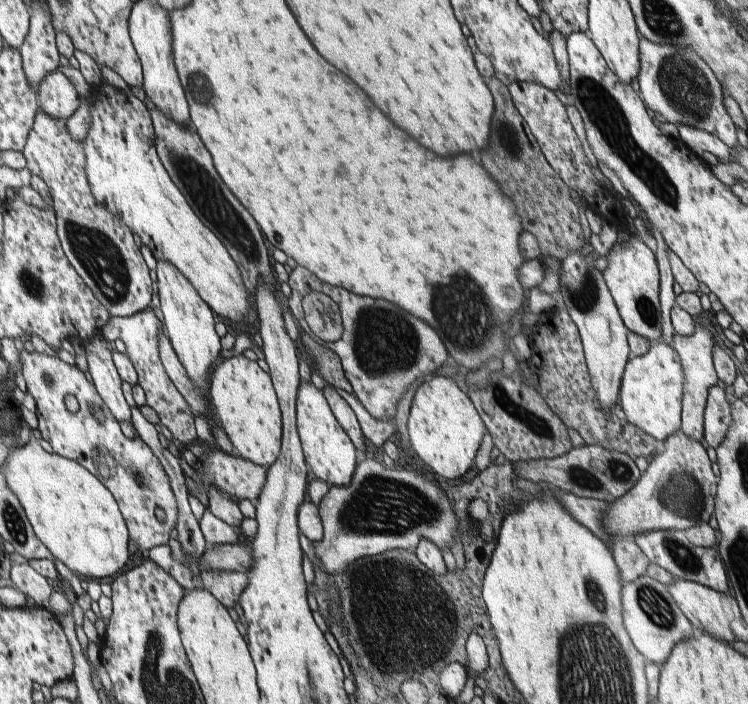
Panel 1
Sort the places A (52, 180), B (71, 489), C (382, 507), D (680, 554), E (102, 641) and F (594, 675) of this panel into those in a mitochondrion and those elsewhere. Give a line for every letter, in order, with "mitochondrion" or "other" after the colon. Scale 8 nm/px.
A: other
B: other
C: mitochondrion
D: mitochondrion
E: other
F: mitochondrion

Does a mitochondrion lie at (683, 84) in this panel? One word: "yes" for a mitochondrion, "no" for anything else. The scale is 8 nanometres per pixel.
yes

